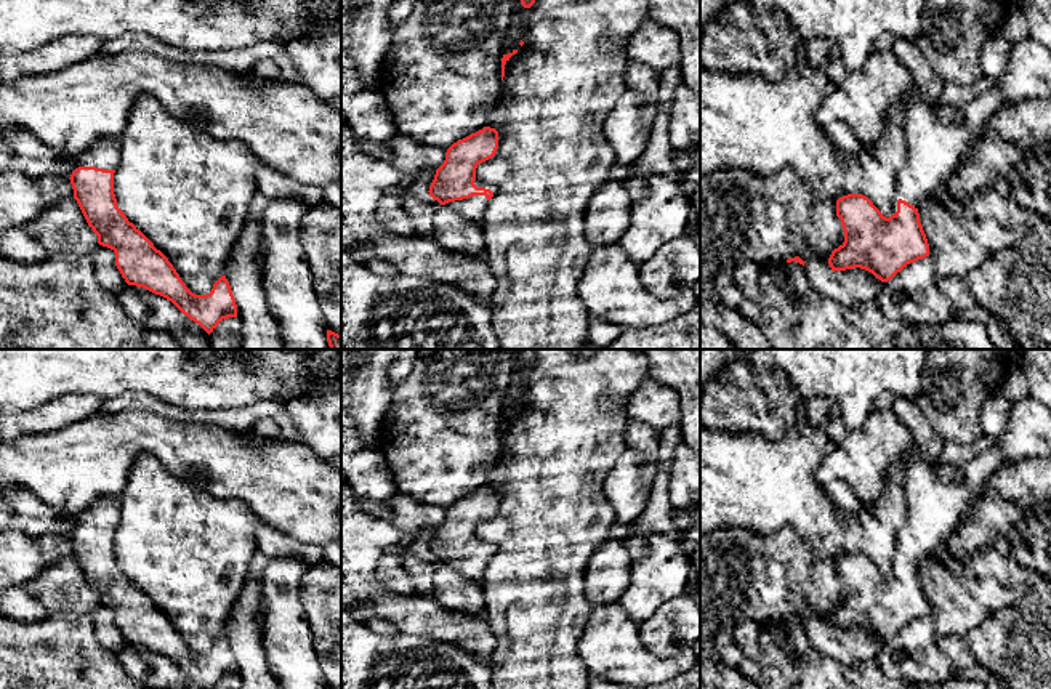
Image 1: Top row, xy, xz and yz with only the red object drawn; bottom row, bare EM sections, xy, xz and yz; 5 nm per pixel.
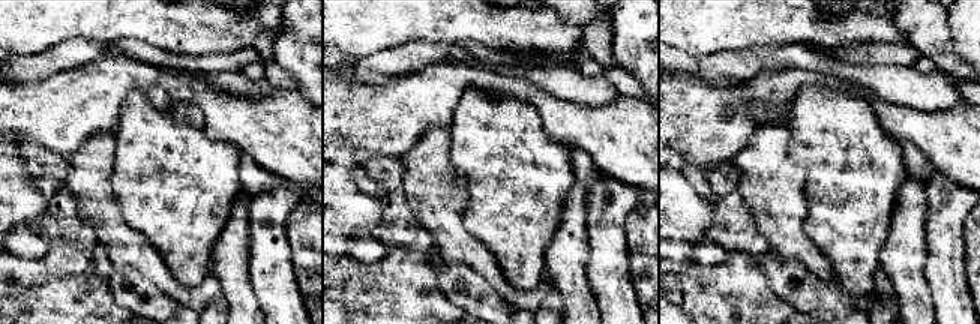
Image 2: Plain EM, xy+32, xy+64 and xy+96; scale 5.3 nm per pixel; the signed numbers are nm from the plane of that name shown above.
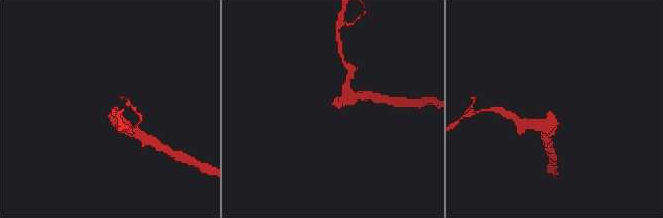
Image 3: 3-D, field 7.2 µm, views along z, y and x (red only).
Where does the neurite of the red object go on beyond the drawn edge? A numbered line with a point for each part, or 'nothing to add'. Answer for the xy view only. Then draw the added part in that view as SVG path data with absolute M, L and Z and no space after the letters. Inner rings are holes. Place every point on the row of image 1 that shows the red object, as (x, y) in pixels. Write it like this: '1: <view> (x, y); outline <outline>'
1: xy (106, 154); outline M103 139L75 157L75 168L96 167L115 170L120 163L120 146L114 139Z

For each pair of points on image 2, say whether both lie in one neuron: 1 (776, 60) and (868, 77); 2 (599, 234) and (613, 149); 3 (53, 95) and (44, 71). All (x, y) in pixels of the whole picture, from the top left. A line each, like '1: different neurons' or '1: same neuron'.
1: same neuron
2: different neurons
3: different neurons

